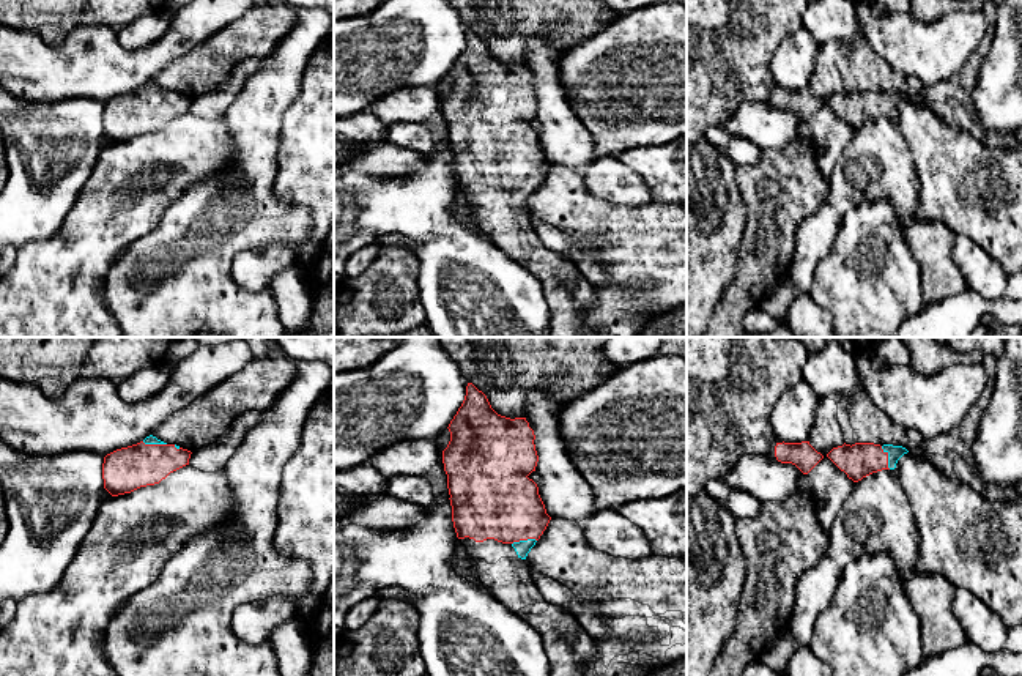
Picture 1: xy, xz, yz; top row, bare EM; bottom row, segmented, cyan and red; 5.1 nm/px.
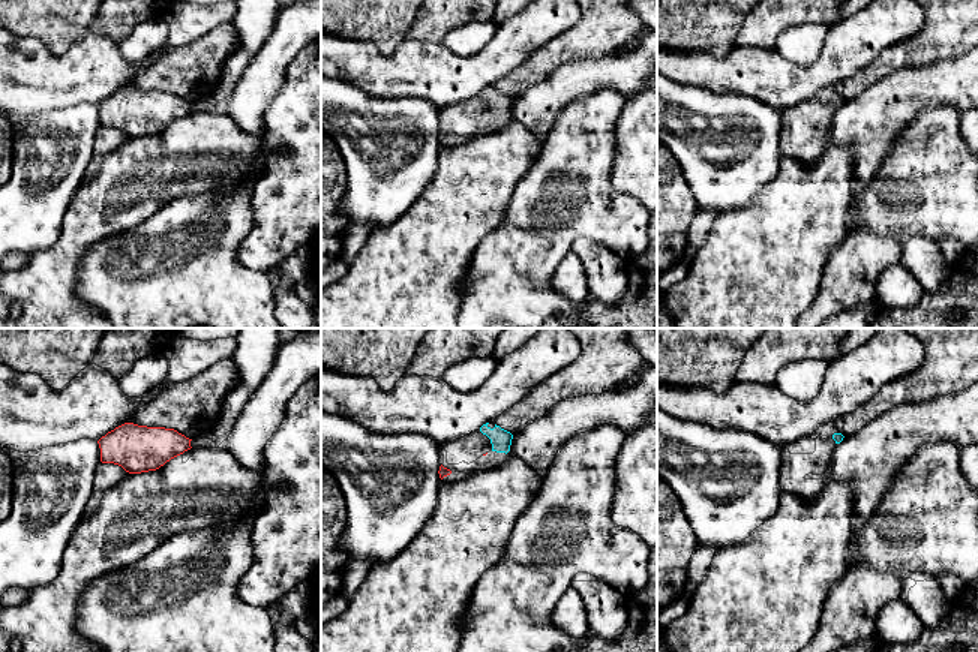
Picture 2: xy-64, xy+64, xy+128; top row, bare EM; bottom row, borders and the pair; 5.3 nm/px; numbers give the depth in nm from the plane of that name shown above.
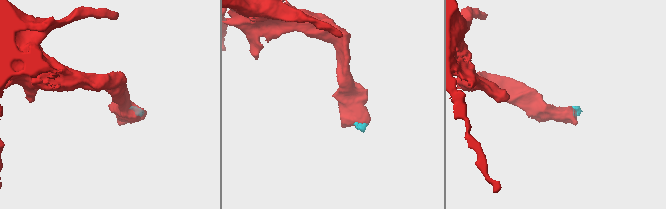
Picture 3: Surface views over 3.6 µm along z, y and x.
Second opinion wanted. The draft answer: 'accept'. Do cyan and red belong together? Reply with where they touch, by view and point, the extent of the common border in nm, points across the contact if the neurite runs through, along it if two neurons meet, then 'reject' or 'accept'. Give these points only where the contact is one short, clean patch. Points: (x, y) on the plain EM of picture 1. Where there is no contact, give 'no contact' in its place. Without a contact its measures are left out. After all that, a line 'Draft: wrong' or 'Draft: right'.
contact yz (888, 104); length 130 nm; accept
Draft: right

